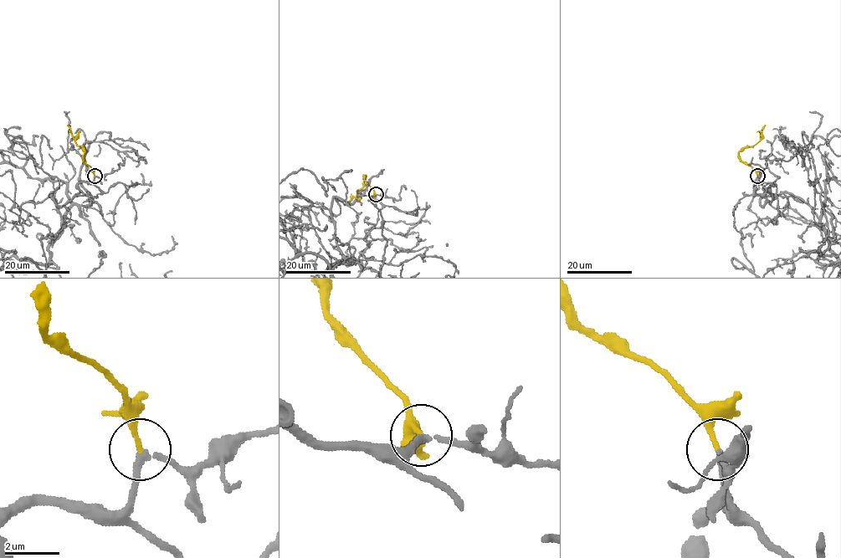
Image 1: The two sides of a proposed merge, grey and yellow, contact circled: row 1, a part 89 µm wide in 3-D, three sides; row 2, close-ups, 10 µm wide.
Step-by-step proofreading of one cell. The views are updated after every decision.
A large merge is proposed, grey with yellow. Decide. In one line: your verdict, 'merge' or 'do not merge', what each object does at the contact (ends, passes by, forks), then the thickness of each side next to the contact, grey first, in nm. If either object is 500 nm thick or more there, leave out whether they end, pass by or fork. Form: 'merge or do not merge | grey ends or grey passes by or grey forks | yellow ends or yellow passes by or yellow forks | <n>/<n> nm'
merge | grey passes by | yellow ends | 200/180 nm

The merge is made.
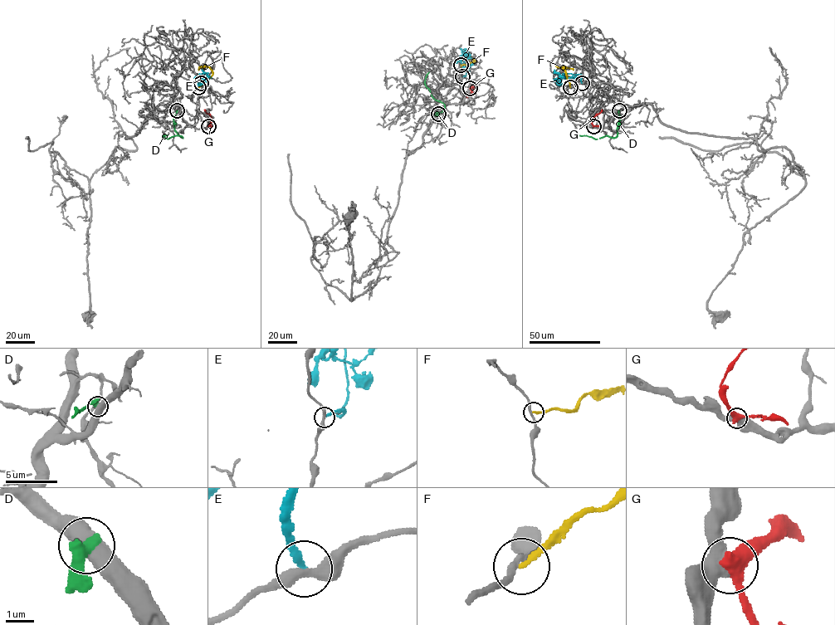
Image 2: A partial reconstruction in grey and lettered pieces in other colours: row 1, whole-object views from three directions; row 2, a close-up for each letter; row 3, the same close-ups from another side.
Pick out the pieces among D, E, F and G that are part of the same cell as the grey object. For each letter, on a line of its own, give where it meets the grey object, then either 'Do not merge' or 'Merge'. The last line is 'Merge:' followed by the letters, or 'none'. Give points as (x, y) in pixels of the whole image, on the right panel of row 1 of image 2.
D: Touches grey at (619, 110). Do not merge
E: Touches grey at (582, 83). Do not merge
F: Touches grey at (570, 87). Do not merge
G: Touches grey at (593, 126). Do not merge
Merge: none

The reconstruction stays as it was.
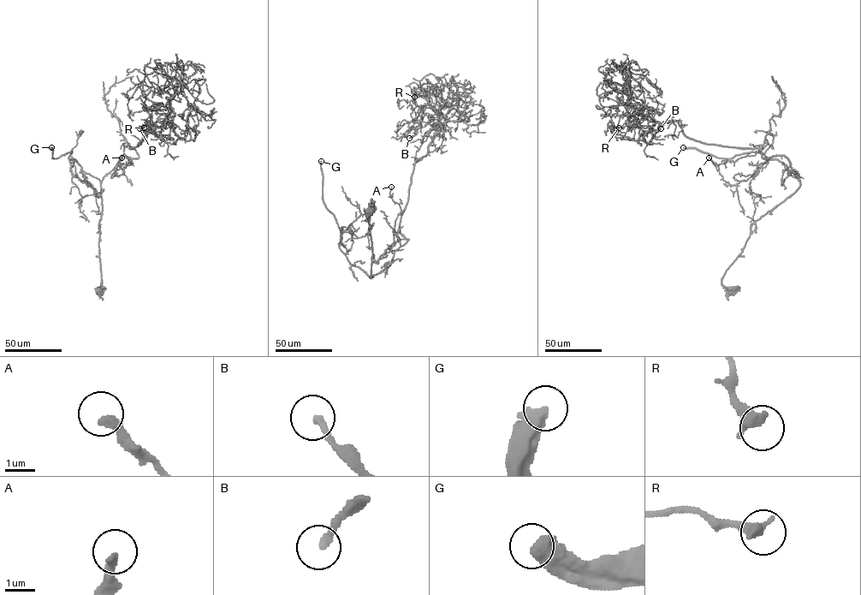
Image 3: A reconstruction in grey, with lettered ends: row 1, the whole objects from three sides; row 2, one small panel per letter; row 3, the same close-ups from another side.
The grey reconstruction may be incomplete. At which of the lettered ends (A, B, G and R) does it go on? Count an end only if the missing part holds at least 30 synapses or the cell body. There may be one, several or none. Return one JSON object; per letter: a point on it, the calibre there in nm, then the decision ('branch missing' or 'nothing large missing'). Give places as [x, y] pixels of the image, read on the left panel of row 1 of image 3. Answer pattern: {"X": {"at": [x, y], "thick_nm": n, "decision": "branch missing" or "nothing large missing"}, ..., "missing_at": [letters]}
{"A": {"at": [121, 157], "thick_nm": 280, "decision": "nothing large missing"}, "B": {"at": [139, 128], "thick_nm": 240, "decision": "nothing large missing"}, "G": {"at": [51, 147], "thick_nm": 600, "decision": "branch missing"}, "R": {"at": [144, 127], "thick_nm": 420, "decision": "nothing large missing"}, "missing_at": ["G"]}

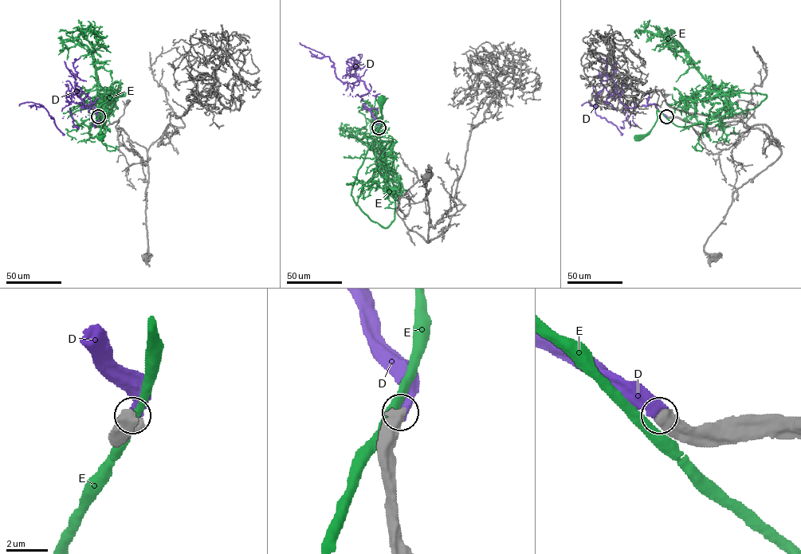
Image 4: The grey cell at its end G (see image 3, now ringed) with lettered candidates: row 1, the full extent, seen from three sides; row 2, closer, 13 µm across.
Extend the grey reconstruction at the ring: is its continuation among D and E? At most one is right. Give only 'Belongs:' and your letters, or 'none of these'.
Belongs: D

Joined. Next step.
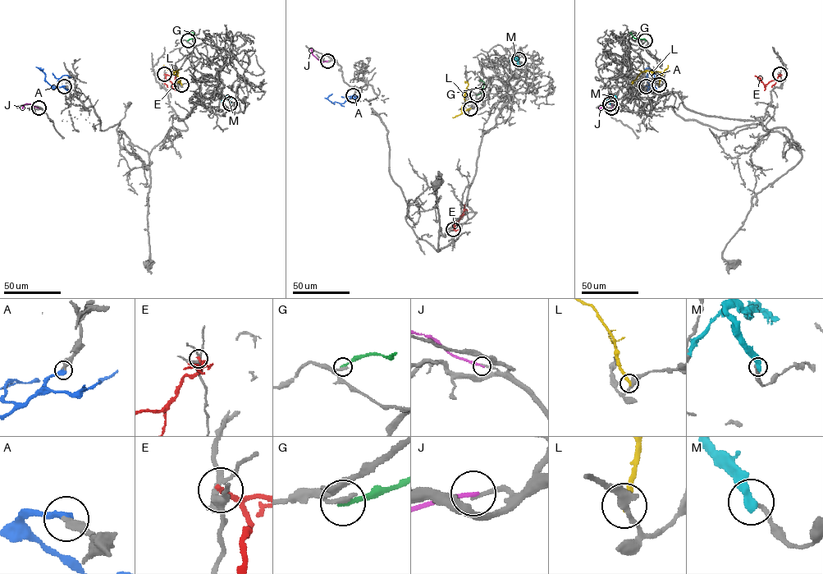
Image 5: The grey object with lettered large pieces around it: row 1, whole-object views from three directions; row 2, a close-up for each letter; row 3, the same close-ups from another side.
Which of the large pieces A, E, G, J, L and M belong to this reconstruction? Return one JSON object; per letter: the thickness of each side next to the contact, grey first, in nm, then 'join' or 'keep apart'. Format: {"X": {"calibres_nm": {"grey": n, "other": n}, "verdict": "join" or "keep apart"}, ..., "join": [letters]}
{"A": {"calibres_nm": {"grey": 360, "other": 360}, "verdict": "join"}, "E": {"calibres_nm": {"grey": 320, "other": 240}, "verdict": "keep apart"}, "G": {"calibres_nm": {"grey": 240, "other": 200}, "verdict": "keep apart"}, "J": {"calibres_nm": {"grey": 190, "other": 170}, "verdict": "keep apart"}, "L": {"calibres_nm": {"grey": 360, "other": 220}, "verdict": "keep apart"}, "M": {"calibres_nm": {"grey": 240, "other": 480}, "verdict": "keep apart"}, "join": ["A"]}

